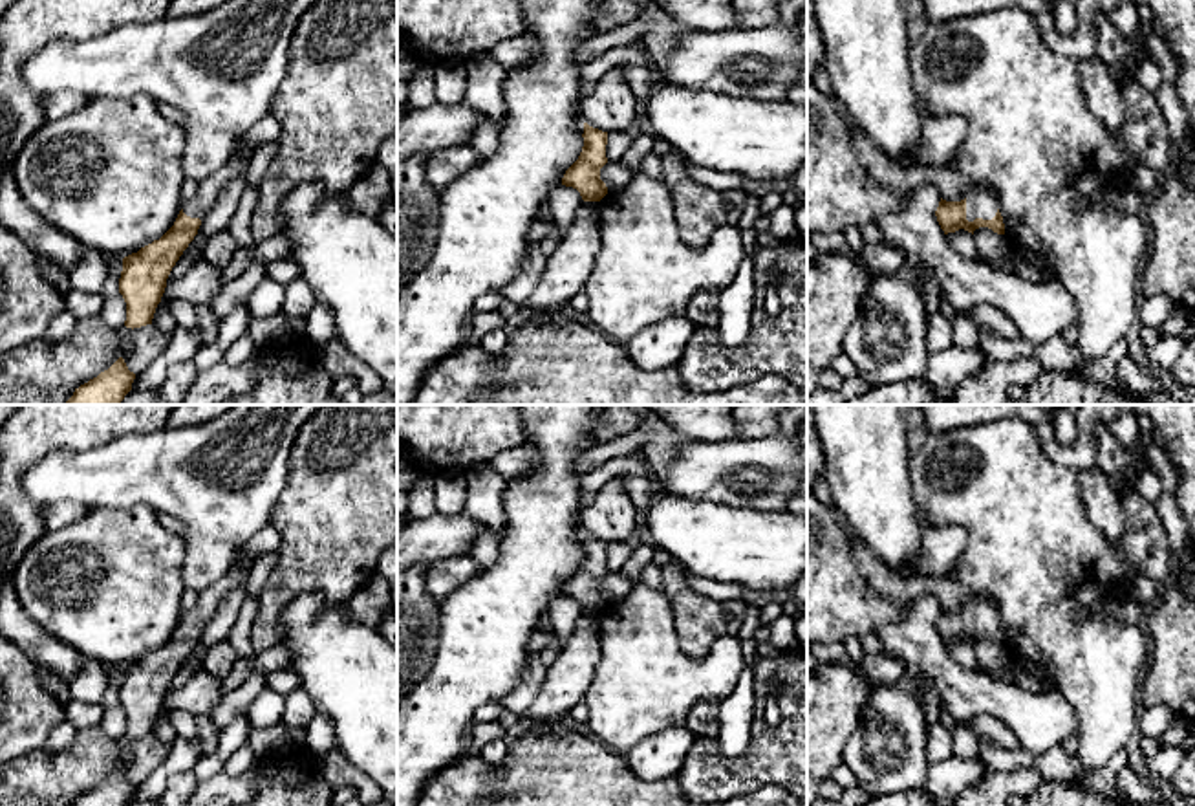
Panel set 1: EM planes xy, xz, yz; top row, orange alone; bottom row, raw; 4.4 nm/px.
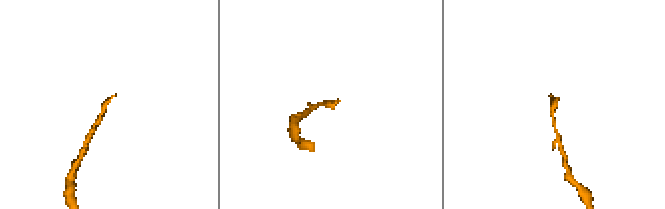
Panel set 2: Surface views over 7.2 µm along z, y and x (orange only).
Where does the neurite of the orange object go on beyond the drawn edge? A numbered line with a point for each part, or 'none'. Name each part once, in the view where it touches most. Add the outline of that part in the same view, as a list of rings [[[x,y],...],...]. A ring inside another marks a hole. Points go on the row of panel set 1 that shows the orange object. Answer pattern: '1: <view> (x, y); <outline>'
1: yz (979, 204); [[[977,185],[966,196],[966,220],[974,222],[975,218],[992,220],[997,212],[997,200],[988,192],[986,187]]]

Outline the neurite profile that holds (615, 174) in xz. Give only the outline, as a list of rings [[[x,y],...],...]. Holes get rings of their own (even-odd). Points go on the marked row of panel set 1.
[[[608,161],[602,169],[600,169],[600,180],[606,183],[608,192],[619,191],[624,185],[630,183],[630,180],[633,178],[633,170],[628,169],[626,165],[619,161]]]

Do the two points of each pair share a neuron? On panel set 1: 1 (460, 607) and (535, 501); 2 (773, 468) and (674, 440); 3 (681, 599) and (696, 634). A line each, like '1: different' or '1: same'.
1: same
2: different
3: same

